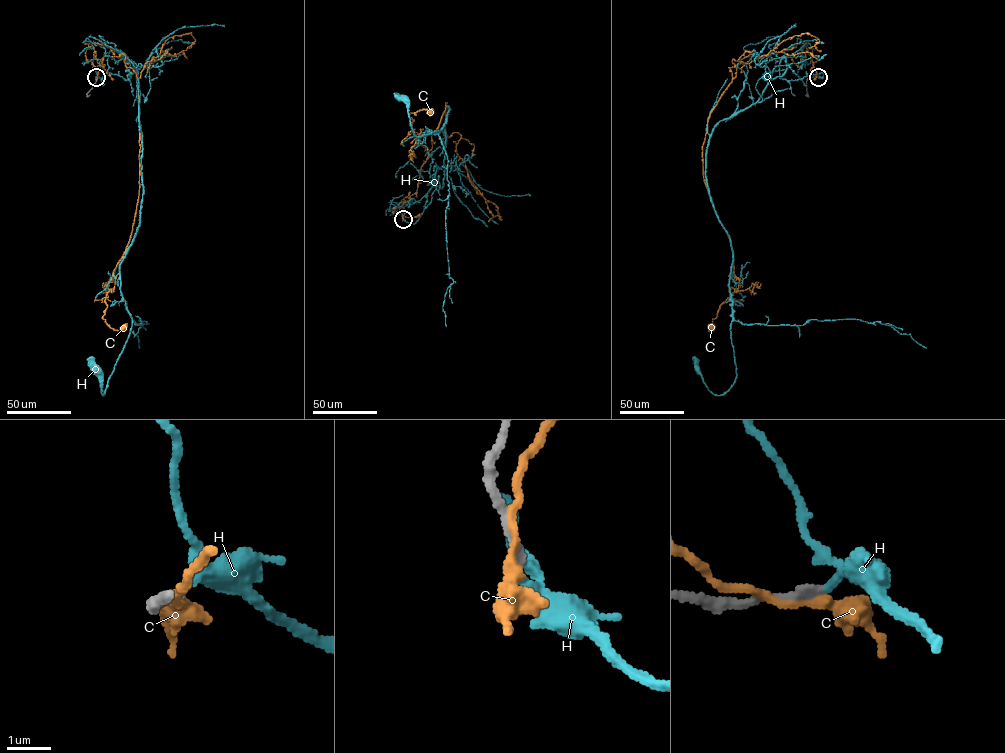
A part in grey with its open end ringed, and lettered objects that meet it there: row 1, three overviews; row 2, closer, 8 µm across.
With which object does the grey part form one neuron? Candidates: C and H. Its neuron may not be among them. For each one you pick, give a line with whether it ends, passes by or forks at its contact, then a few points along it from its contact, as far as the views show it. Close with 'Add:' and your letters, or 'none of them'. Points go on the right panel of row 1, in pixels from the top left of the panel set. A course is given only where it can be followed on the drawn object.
H: it passes by; it runs (818, 77), (782, 79), (783, 58), (713, 129), (736, 378), (714, 394), (696, 368)
Add: H

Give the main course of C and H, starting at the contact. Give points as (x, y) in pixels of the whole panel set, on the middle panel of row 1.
C: (403, 218), (446, 103), (416, 139), (409, 115), (431, 112)
H: (403, 219), (414, 224), (433, 182), (443, 186), (449, 107), (426, 131), (438, 133), (416, 136), (403, 97)

